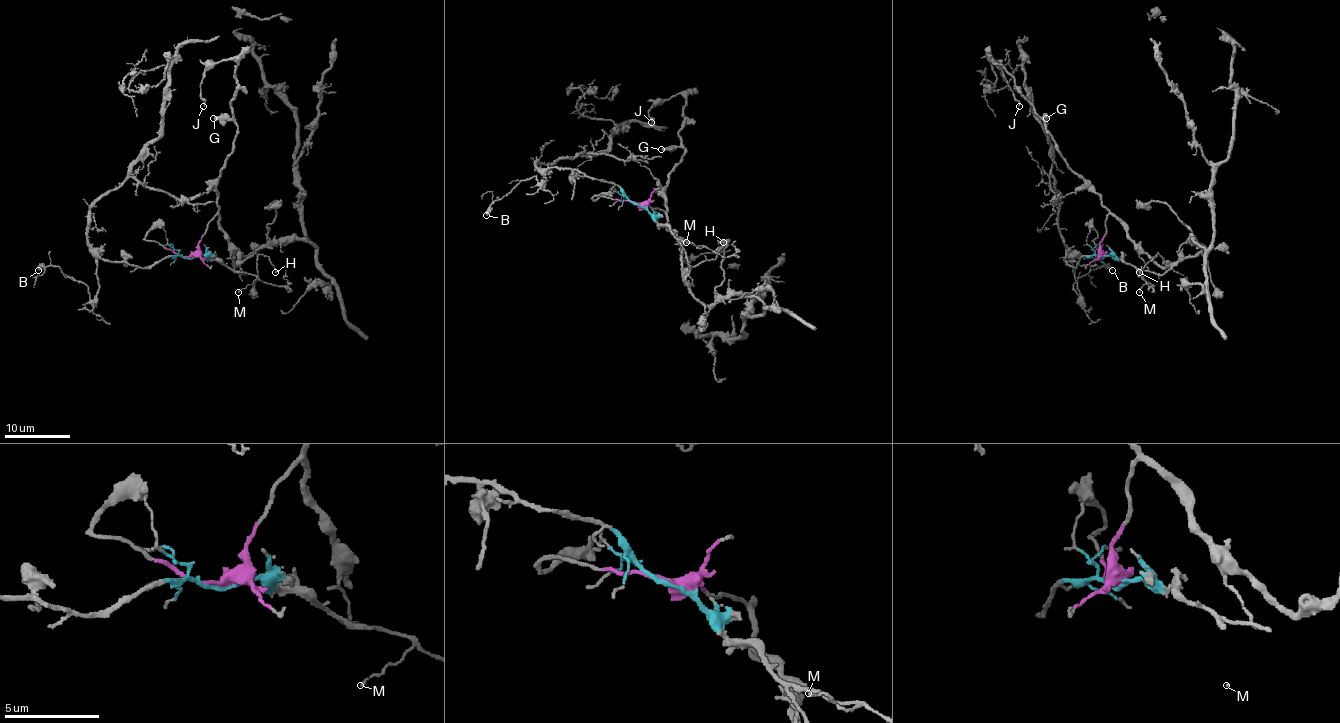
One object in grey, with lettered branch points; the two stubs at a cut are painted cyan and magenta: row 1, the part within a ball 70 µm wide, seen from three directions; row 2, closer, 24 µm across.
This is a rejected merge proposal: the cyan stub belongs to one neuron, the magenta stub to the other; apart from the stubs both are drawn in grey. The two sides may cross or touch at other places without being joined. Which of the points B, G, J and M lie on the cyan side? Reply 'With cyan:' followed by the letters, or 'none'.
With cyan: B, M

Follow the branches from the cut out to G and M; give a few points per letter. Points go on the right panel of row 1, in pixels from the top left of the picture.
G: (1101, 257), (1099, 241), (1106, 232), (1108, 209), (1058, 149), (1043, 121), (1047, 117)
M: (1101, 257), (1121, 257), (1135, 269), (1145, 283), (1139, 292)

